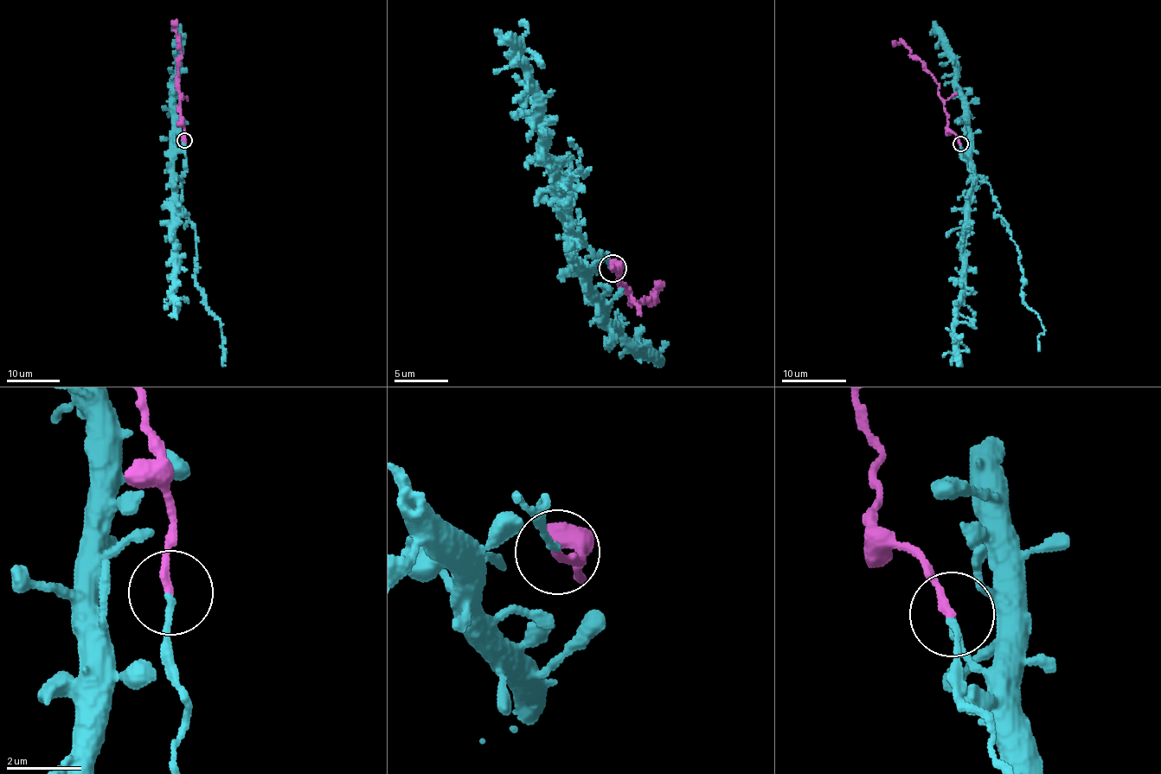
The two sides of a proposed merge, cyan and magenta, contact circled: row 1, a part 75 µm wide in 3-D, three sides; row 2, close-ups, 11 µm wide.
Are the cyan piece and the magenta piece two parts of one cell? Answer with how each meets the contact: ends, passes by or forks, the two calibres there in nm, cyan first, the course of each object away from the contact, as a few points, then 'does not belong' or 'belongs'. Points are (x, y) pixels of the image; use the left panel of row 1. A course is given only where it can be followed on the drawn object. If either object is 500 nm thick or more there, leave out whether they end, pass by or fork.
cyan ends; magenta ends; calibres 160 and 240 nm; course cyan (184, 141), (181, 204), (195, 230), (197, 288), (221, 324), (221, 366); course magenta (184, 140), (178, 106), (180, 94), (176, 78), (182, 51), (173, 24), (177, 22); belongs

